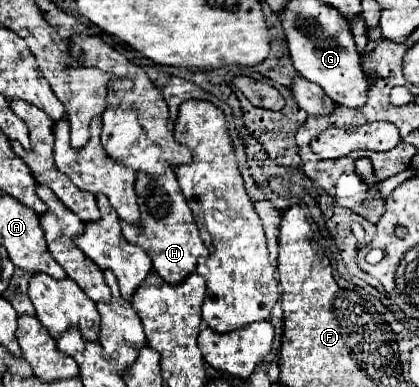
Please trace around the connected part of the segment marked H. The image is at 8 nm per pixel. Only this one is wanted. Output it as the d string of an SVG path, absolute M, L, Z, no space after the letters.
M164 165L164 171L156 177L140 173L136 177L136 195L140 205L140 223L130 225L122 223L122 235L128 243L144 247L148 257L154 263L154 271L170 285L182 283L196 269L198 257L206 257L208 249L204 247L198 227L194 225L192 211L180 191L178 179L170 165Z

